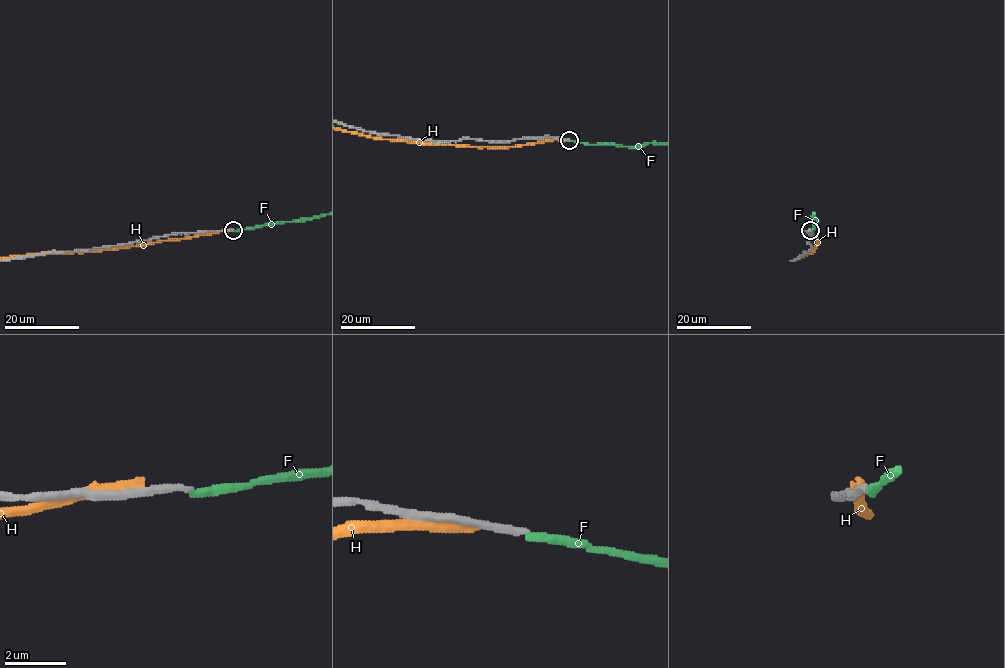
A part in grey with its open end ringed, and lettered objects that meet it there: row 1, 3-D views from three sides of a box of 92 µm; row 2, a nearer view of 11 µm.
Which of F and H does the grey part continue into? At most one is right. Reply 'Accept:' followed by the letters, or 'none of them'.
Accept: none of them

